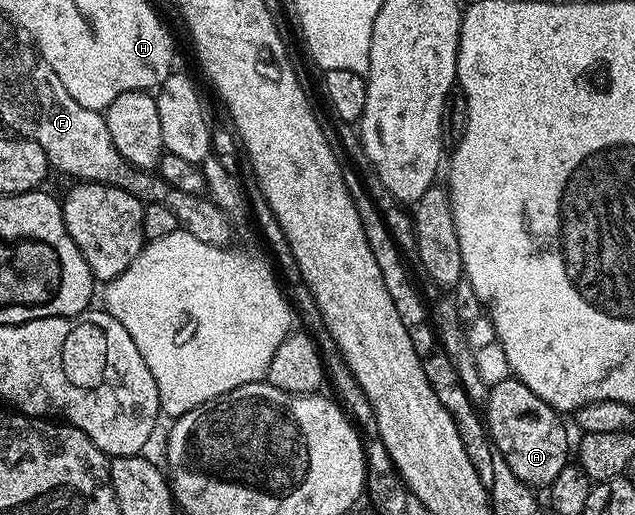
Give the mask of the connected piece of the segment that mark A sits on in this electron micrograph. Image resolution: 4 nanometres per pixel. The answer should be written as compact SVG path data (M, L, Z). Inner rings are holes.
M514 377L490 384L485 400L486 407L486 430L494 450L505 459L509 468L521 482L532 489L550 488L553 477L557 477L557 473L561 473L561 469L568 466L569 463L569 459L567 459L567 427L559 420L562 419L560 412L552 411L545 401L541 401L541 397L537 397L537 393L533 393L533 389L529 389L529 385L525 385Z

